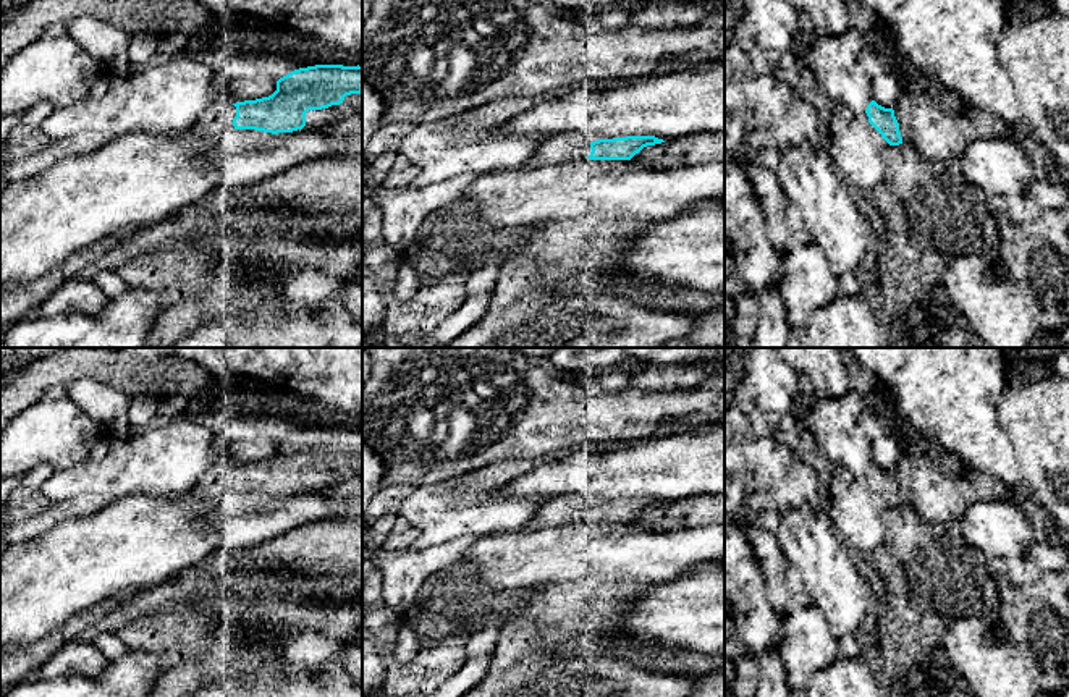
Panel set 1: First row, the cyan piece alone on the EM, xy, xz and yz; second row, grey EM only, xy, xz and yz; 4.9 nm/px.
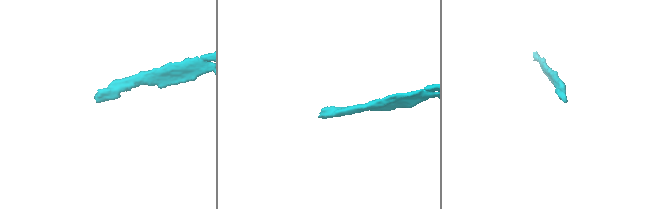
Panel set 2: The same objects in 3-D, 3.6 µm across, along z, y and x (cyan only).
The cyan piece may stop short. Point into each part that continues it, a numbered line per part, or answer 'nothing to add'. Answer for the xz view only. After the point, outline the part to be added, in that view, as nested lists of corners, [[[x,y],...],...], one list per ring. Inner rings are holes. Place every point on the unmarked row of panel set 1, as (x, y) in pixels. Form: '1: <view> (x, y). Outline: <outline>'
1: xz (557, 511). Outline: [[[577,495],[555,496],[547,500],[543,506],[537,509],[526,529],[540,530],[571,522],[582,522],[590,517],[590,503]]]

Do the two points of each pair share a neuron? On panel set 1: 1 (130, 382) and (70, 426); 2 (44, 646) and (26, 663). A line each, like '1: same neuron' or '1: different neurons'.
1: different neurons
2: same neuron

